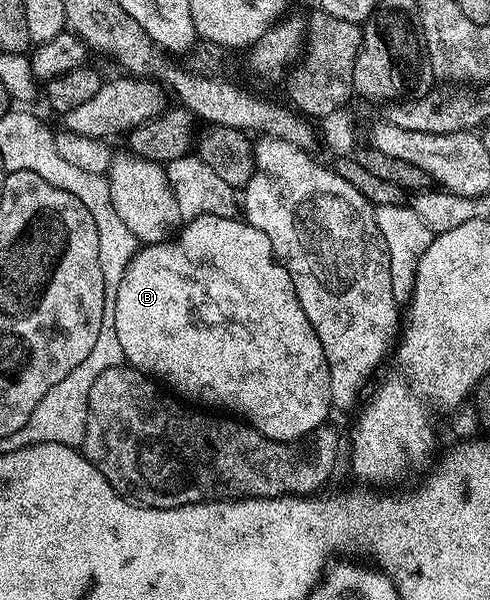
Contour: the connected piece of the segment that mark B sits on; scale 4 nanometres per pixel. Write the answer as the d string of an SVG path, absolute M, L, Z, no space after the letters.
M202 215L191 218L171 239L156 244L145 244L124 269L118 287L118 299L114 303L114 327L118 335L118 343L122 343L124 360L133 369L147 373L157 382L165 381L173 389L171 392L177 398L188 403L205 401L206 404L213 405L213 407L208 406L213 410L227 411L243 419L270 439L299 441L301 437L305 437L307 433L313 433L319 425L329 420L328 409L331 410L333 404L330 395L330 367L326 363L326 351L322 351L322 343L318 343L318 335L310 319L306 319L306 311L302 311L302 303L298 303L298 295L294 291L294 283L287 269L276 259L270 239L262 231L258 231L258 227L249 225L247 220Z

